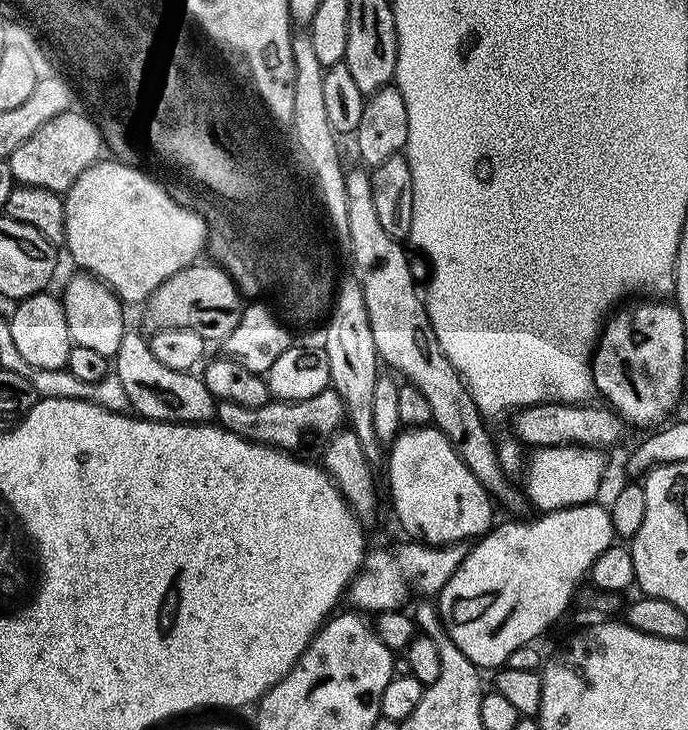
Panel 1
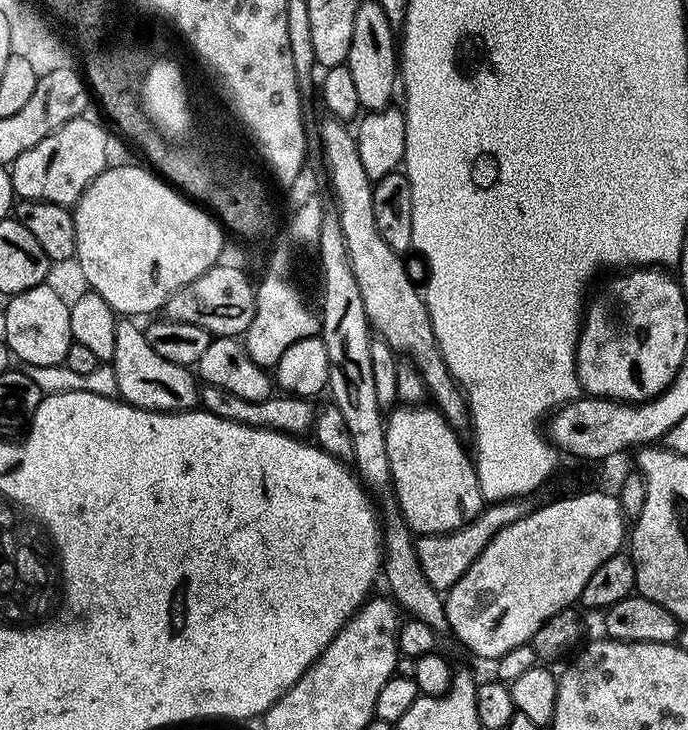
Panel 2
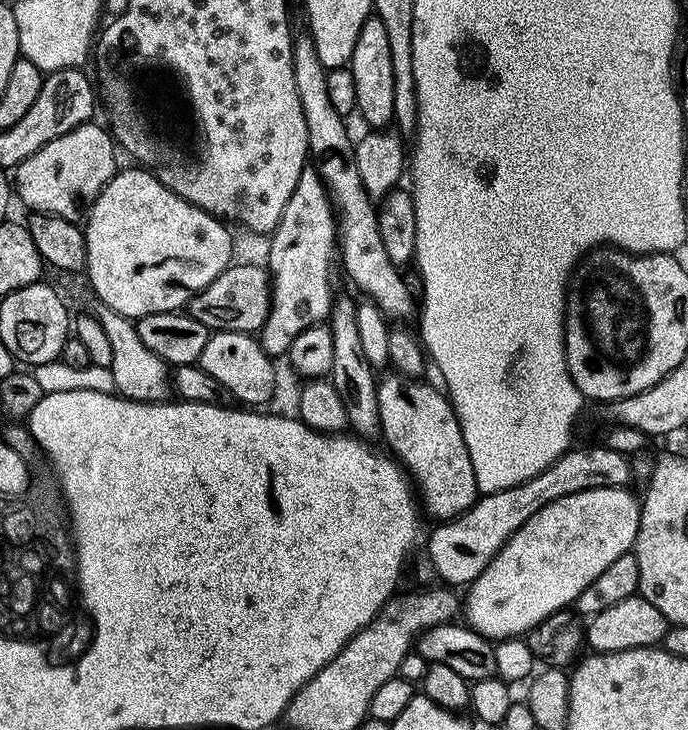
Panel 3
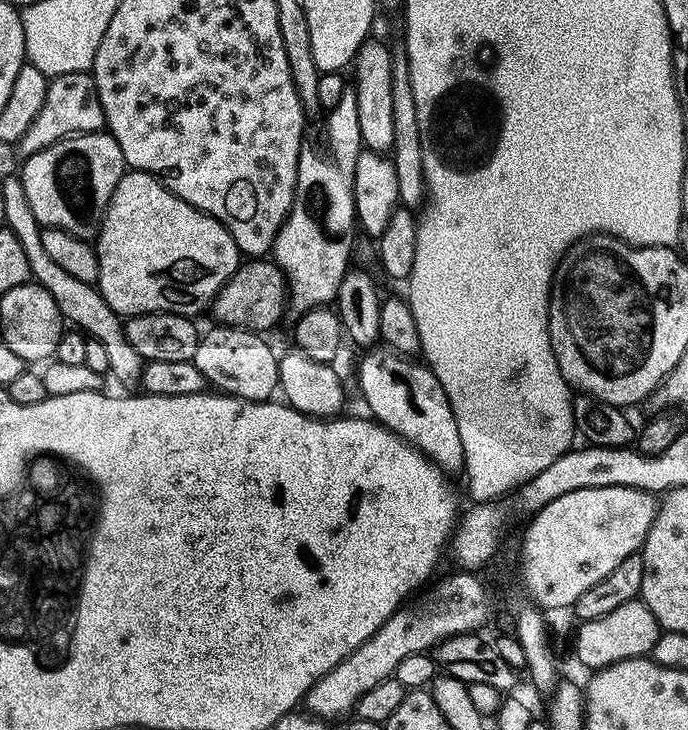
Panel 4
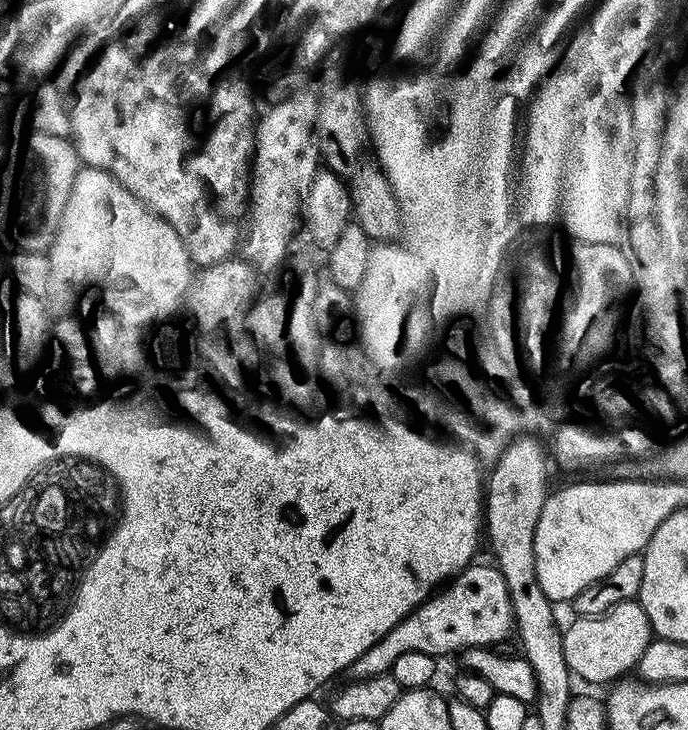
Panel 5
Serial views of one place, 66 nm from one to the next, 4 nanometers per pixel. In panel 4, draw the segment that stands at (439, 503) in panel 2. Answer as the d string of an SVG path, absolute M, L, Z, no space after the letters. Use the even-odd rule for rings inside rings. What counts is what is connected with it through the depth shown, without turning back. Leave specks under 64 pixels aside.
M384 346L369 347L364 357L355 365L356 387L364 395L371 419L389 428L428 457L446 474L464 468L462 438L458 438L458 422L454 422L454 410L442 390L442 382L423 362L397 355Z

